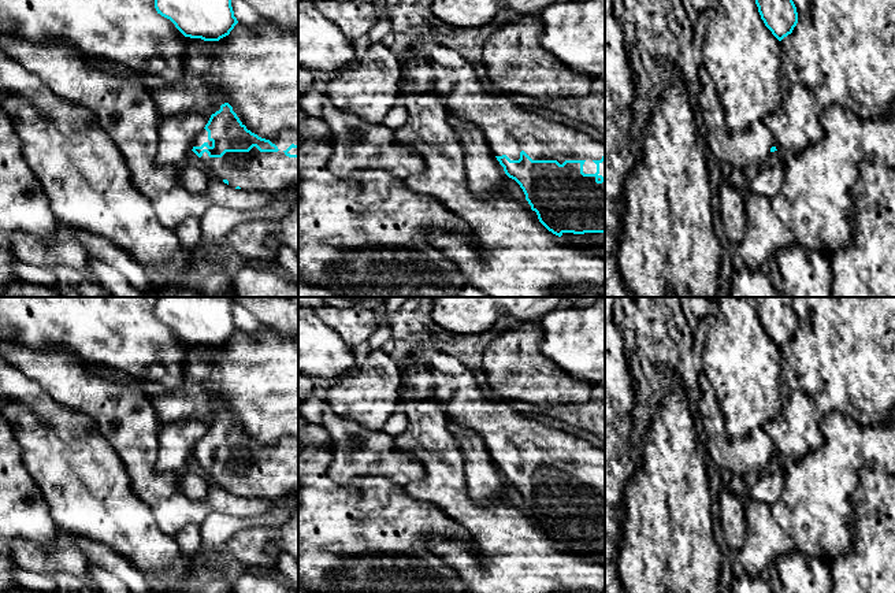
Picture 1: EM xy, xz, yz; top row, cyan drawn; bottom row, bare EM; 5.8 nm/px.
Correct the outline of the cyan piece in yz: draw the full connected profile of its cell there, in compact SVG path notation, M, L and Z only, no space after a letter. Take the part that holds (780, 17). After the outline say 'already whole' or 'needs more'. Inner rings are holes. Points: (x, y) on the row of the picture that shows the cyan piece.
M755 0L765 26L781 41L792 33L798 23L798 12L792 0Z; already whole

